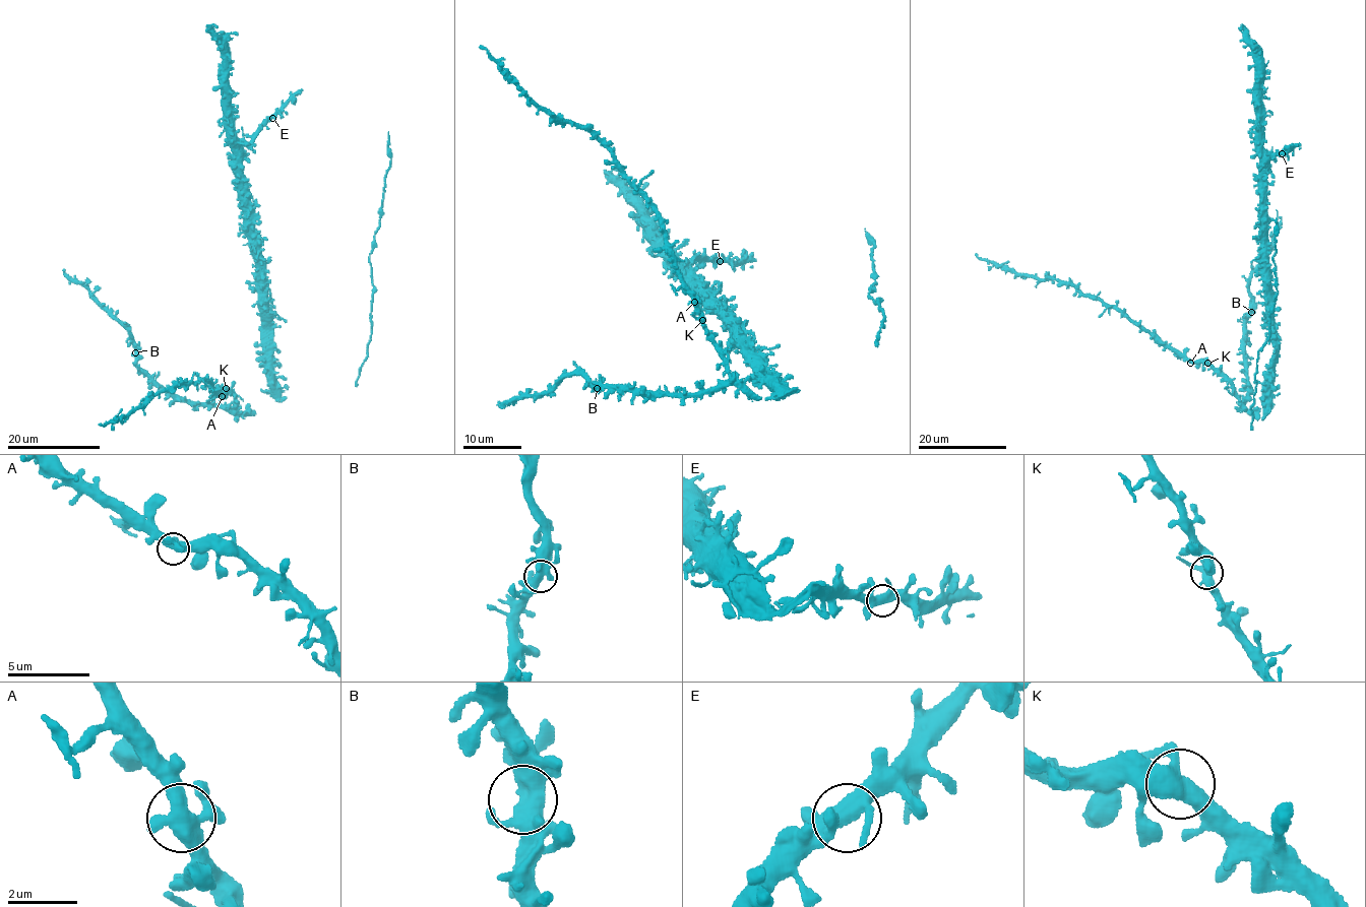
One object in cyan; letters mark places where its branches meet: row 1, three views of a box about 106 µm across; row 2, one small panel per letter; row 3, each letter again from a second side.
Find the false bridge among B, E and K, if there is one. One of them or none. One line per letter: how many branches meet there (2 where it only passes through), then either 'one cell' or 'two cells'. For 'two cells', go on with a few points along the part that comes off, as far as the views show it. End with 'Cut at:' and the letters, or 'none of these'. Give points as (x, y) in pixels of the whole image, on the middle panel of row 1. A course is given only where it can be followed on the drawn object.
B: 3 | one cell
E: 3 | one cell
K: 3 | one cell
Cut at: none of these

